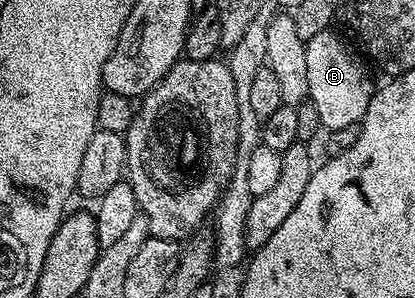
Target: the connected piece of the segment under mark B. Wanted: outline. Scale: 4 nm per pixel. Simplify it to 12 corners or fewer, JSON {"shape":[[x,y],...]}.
{"shape":[[334,29],[309,39],[307,97],[330,132],[362,123],[375,95]]}

